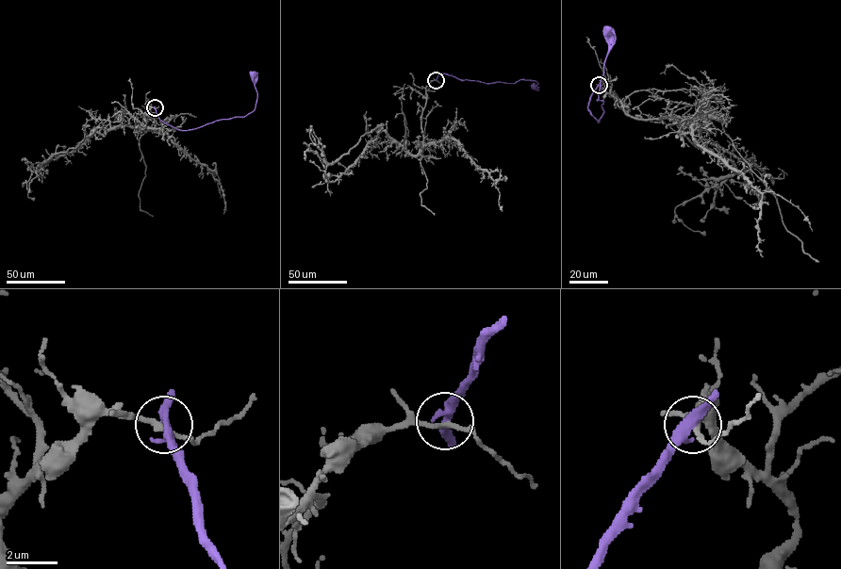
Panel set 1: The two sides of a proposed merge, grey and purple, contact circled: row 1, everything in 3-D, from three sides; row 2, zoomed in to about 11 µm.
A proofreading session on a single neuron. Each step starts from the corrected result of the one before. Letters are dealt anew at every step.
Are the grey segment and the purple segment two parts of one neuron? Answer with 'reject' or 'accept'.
reject

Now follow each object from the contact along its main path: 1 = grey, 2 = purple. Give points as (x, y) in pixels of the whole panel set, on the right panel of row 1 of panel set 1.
1: (598, 85), (638, 119), (720, 117), (682, 131), (679, 119), (690, 141), (734, 170), (676, 208), (704, 231)
2: (598, 85), (588, 108), (599, 121), (604, 111), (603, 101), (598, 100), (608, 50), (605, 33), (608, 32)

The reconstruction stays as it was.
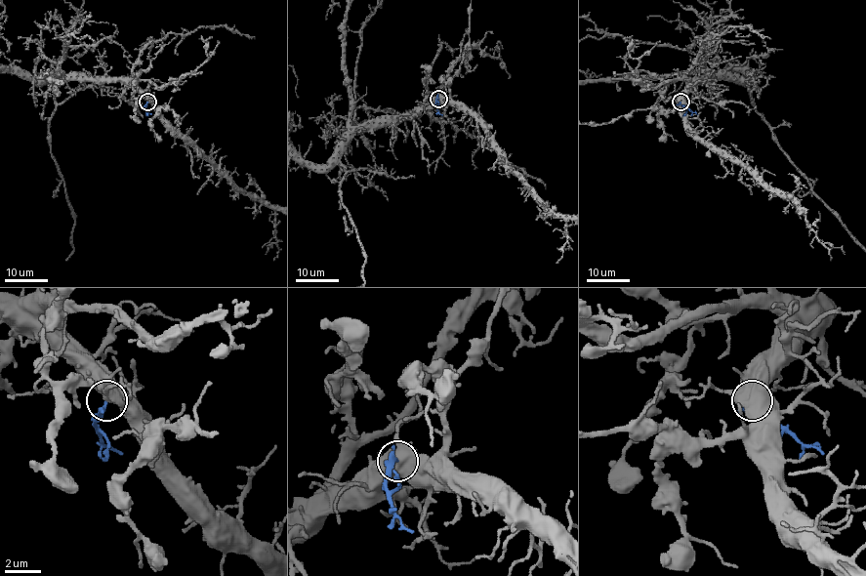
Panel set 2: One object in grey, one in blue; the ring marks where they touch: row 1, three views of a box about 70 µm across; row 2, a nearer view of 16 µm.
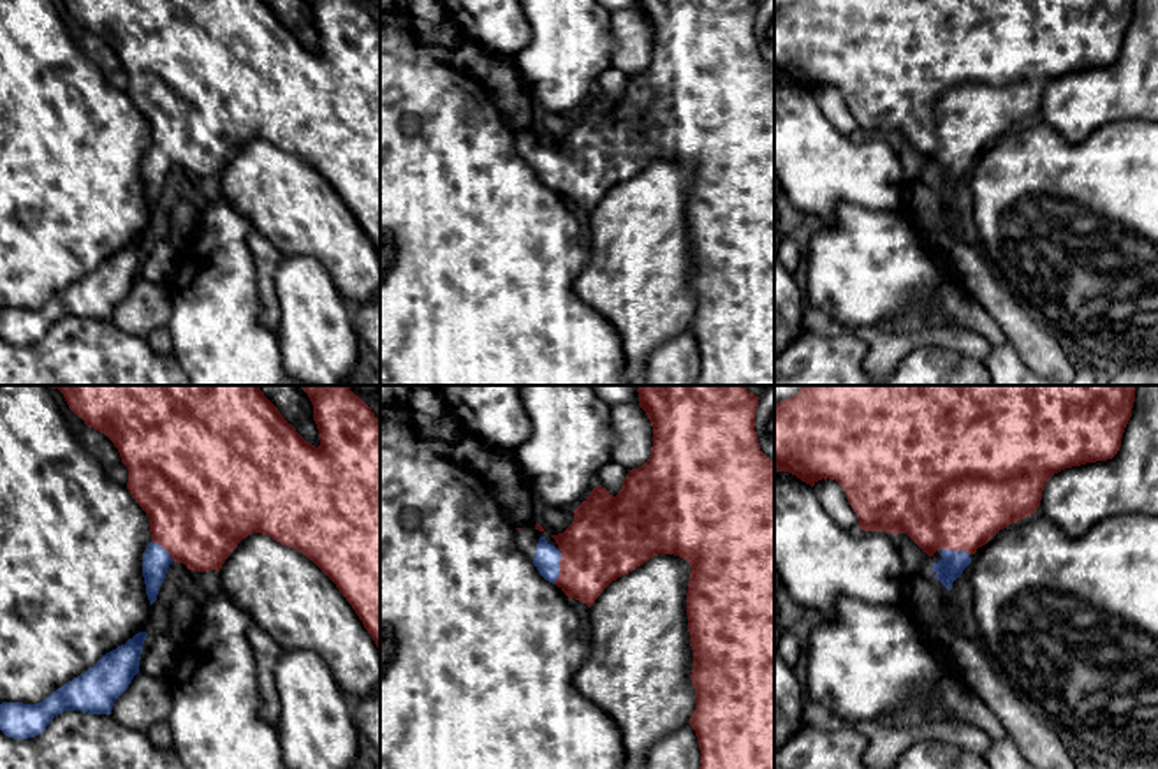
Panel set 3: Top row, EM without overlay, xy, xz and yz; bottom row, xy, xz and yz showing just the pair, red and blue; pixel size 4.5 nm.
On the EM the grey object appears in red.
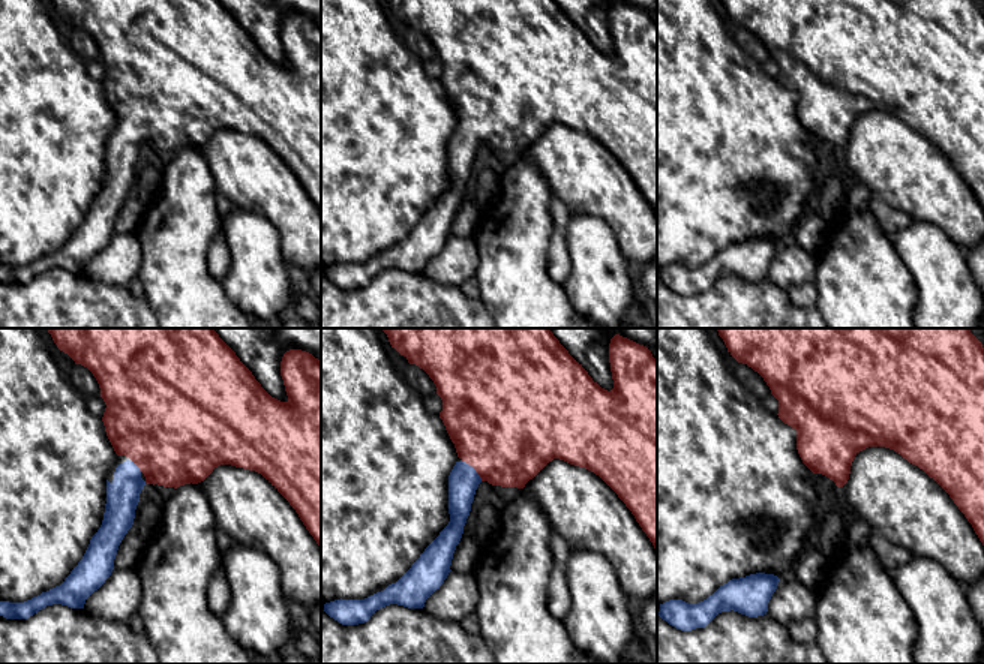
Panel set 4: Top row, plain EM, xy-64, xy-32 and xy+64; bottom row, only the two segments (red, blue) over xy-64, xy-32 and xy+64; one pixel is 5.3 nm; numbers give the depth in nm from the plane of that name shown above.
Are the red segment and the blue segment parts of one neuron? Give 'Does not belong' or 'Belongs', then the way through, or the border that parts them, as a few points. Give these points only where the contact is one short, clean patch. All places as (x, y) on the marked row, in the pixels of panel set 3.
Belongs. Path across: xz (606, 539), (576, 569), (560, 569), (546, 560)

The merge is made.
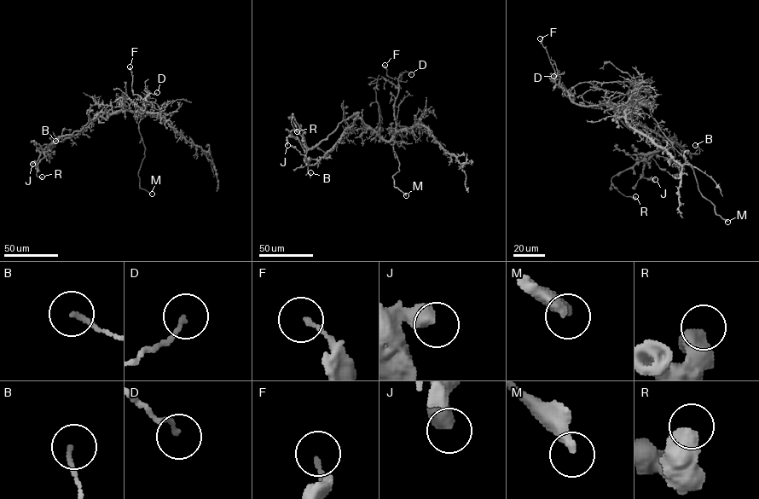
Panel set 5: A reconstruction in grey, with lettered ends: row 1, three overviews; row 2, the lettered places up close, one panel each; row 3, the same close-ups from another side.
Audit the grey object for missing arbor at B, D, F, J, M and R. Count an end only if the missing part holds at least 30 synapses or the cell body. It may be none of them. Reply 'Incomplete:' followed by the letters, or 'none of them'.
Incomplete: M

